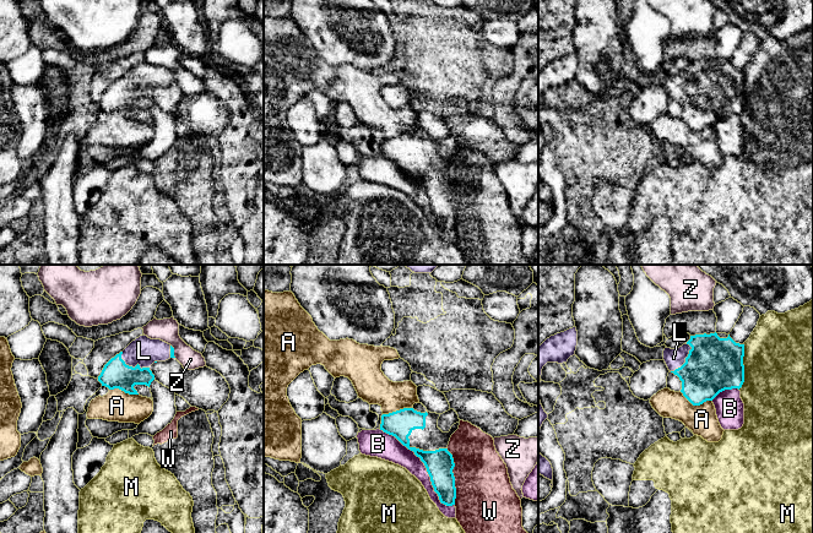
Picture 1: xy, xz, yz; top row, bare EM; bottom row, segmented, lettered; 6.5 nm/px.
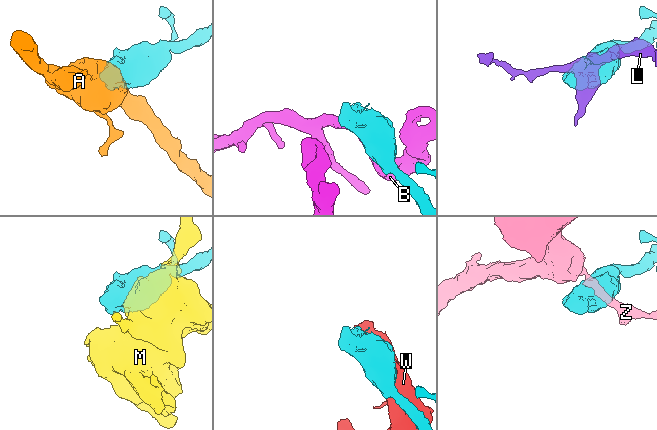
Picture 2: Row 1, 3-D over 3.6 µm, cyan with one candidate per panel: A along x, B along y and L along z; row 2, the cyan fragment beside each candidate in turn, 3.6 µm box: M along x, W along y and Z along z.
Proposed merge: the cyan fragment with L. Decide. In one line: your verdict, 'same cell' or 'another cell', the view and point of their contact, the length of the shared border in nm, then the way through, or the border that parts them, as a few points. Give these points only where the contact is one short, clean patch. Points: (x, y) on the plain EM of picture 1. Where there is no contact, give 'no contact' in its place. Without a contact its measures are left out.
same cell | xy (131, 92) | 220 nm | across xy (115, 99), (131, 92), (144, 76)

